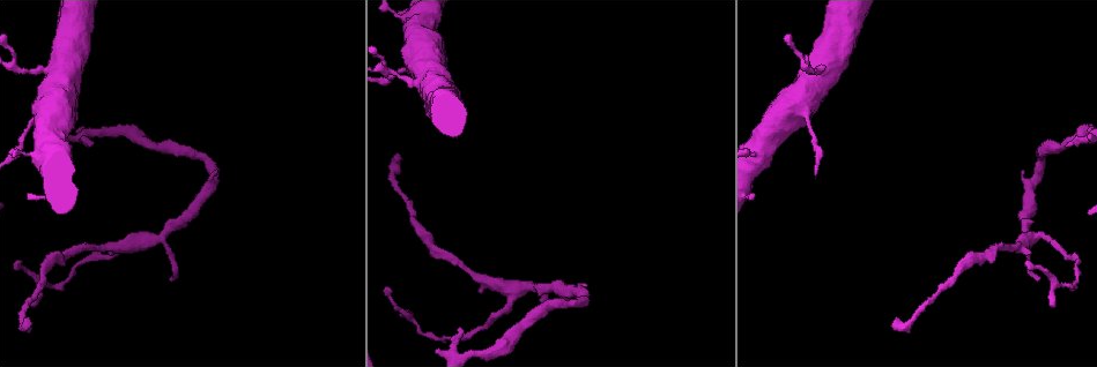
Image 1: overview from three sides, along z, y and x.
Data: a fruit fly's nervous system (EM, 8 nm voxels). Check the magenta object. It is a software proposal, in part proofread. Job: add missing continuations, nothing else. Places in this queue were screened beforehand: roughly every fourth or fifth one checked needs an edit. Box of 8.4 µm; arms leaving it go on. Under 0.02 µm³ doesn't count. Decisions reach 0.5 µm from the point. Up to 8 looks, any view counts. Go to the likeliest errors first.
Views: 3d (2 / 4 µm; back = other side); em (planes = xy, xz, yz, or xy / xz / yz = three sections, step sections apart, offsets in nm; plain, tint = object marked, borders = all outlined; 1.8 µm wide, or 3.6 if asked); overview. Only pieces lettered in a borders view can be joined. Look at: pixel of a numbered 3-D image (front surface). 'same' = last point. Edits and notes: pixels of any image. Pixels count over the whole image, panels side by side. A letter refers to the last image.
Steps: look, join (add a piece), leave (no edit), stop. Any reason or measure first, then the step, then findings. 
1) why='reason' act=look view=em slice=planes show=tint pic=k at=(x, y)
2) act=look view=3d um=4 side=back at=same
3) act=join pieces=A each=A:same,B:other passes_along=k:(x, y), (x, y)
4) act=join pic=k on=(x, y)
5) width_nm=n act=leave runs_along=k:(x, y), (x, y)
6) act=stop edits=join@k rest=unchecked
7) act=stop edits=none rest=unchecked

why='end of a long branch' act=look view=3d um=4 side=back pic=1 at=(460, 330)

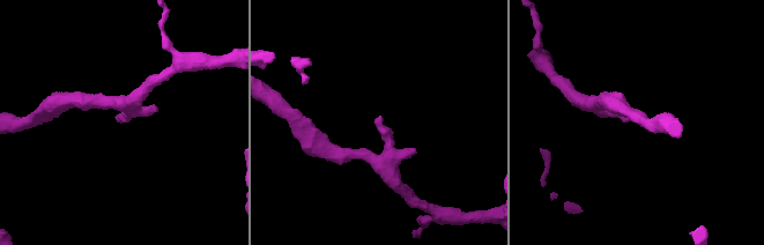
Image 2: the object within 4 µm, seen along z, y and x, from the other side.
act=look view=em slice=planes show=borders pic=2 at=(381, 118)

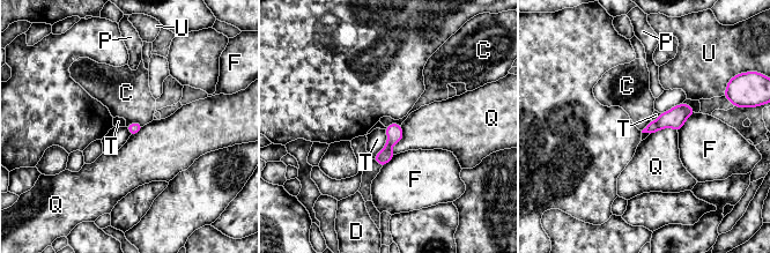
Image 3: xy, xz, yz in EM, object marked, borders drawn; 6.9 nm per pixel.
act=leave each=C:other,D:other,F:other,P:other,Q:other,T:other,U:other border=3:(142, 125), (130, 123), (126, 126) found='none of them fits'

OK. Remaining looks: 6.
why='an open end' act=look view=3d um=2 pic=1 at=(897, 319)

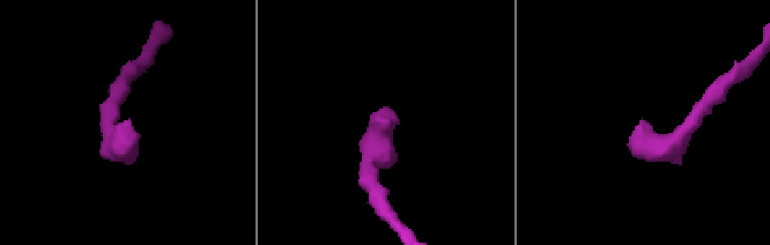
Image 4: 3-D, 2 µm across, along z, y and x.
why='need the tissue' act=look view=em slice=yz step=16 show=borders pic=4 at=(639, 124)

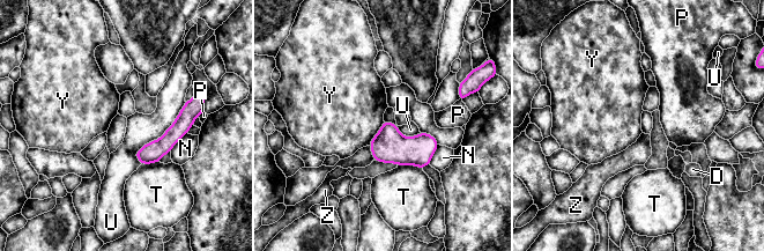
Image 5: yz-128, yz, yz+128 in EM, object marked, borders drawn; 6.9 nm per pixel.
act=leave each=D:other,N:other,P:other,T:other,U:other,Y:other,Z:other border=5:(384, 122), (369, 145) found='no lettered piece goes on from it'

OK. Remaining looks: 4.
why='tapers out' act=look view=em slice=planes show=tint pic=1 at=(540, 301)

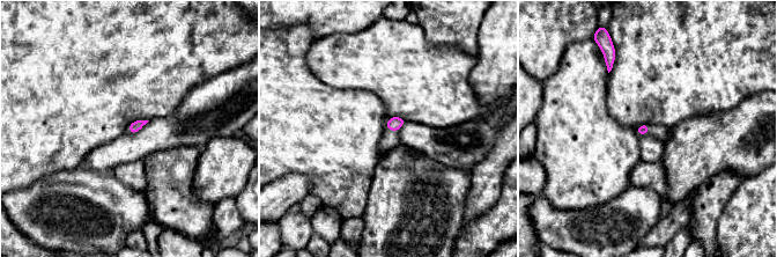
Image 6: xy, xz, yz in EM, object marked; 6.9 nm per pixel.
why='what lies round it' act=look view=em slice=planes show=borders at=same

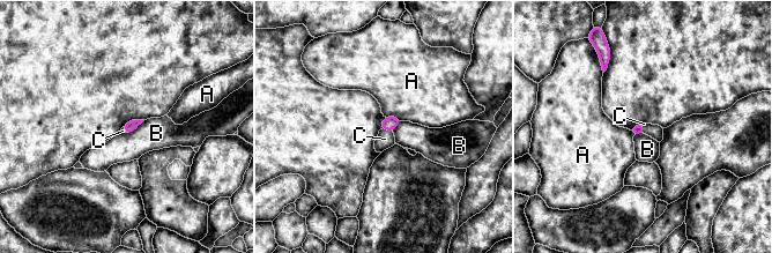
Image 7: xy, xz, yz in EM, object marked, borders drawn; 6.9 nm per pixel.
act=join pieces=C each=A:other,B:other,C:same passes_along=7:(390, 123), (387, 129), (385, 139) found='the neuron continues'

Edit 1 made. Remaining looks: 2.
act=stop edits=join@7 rest=unchecked

